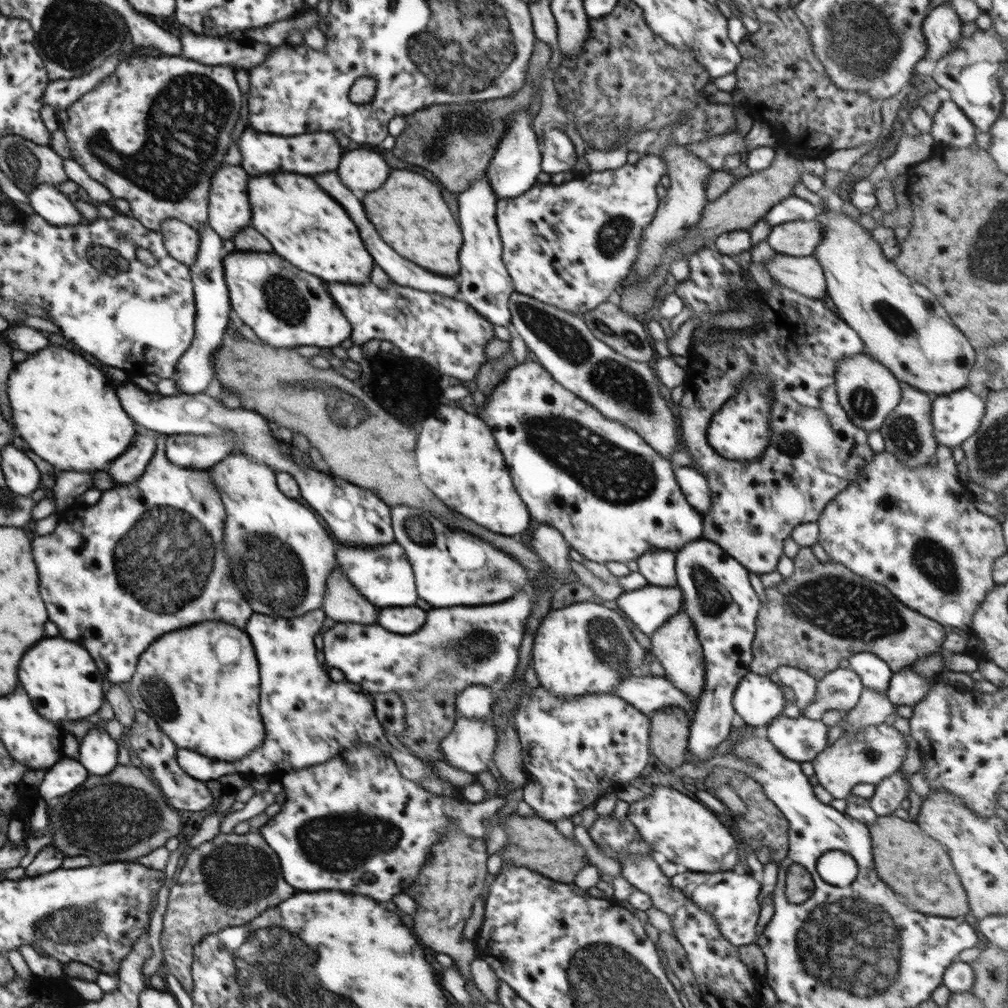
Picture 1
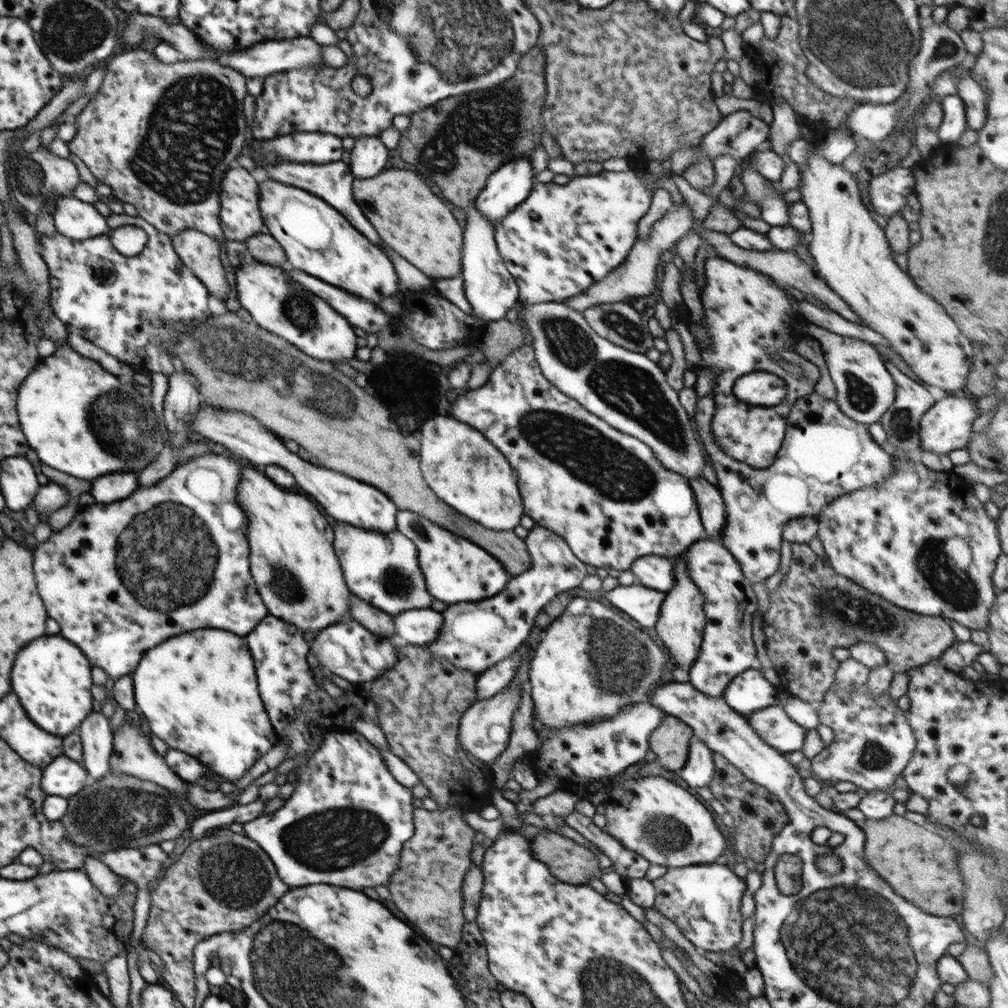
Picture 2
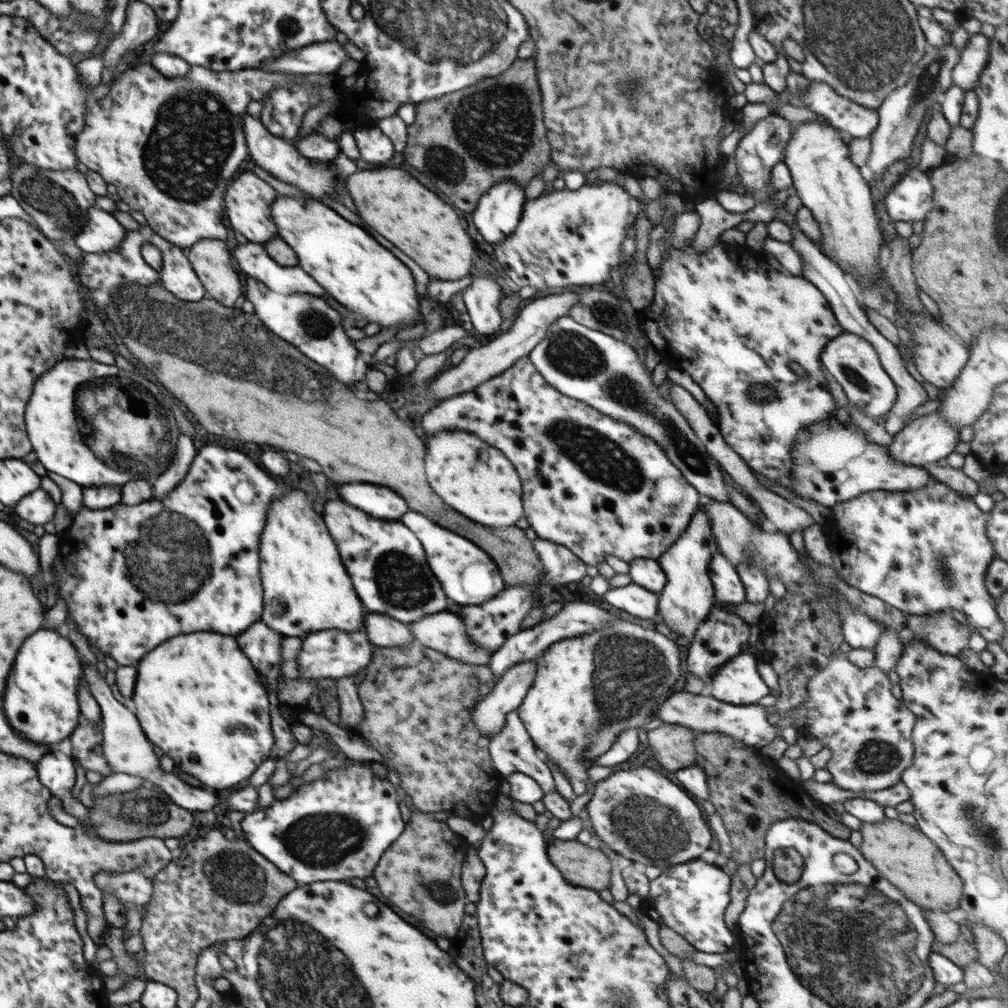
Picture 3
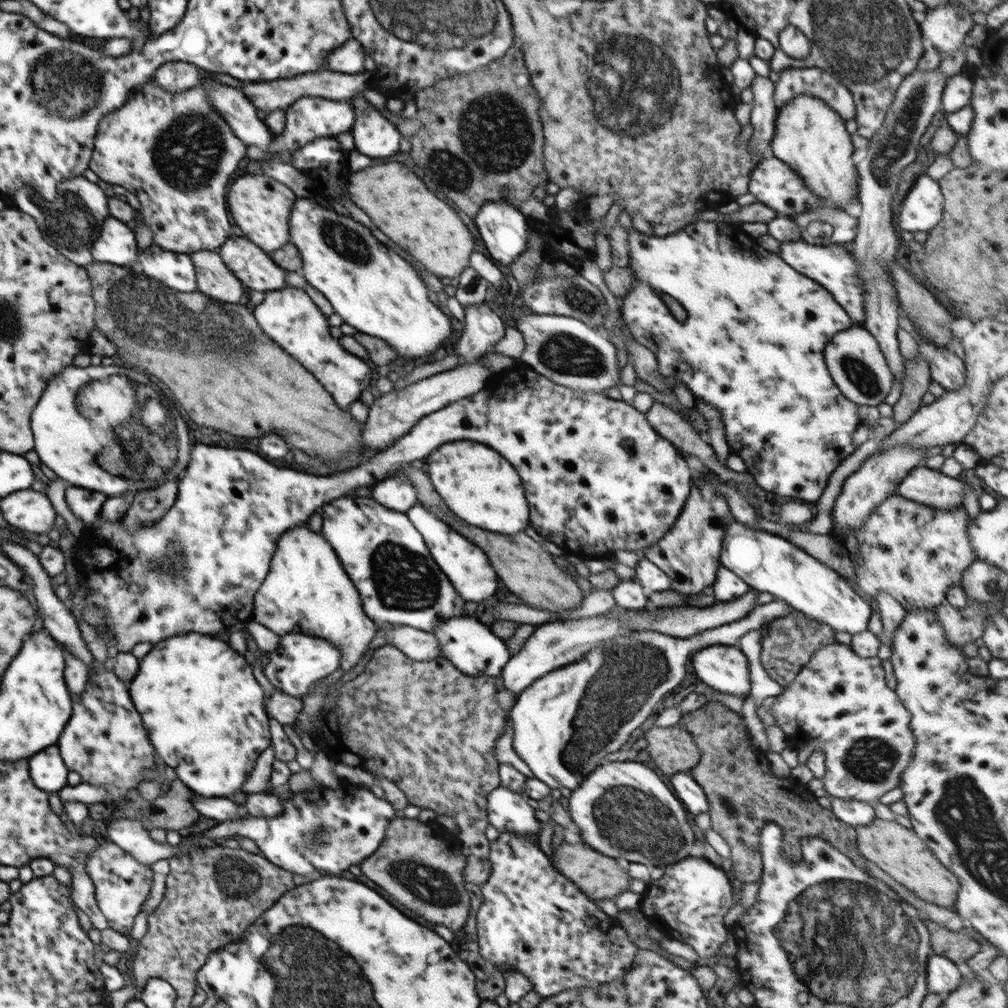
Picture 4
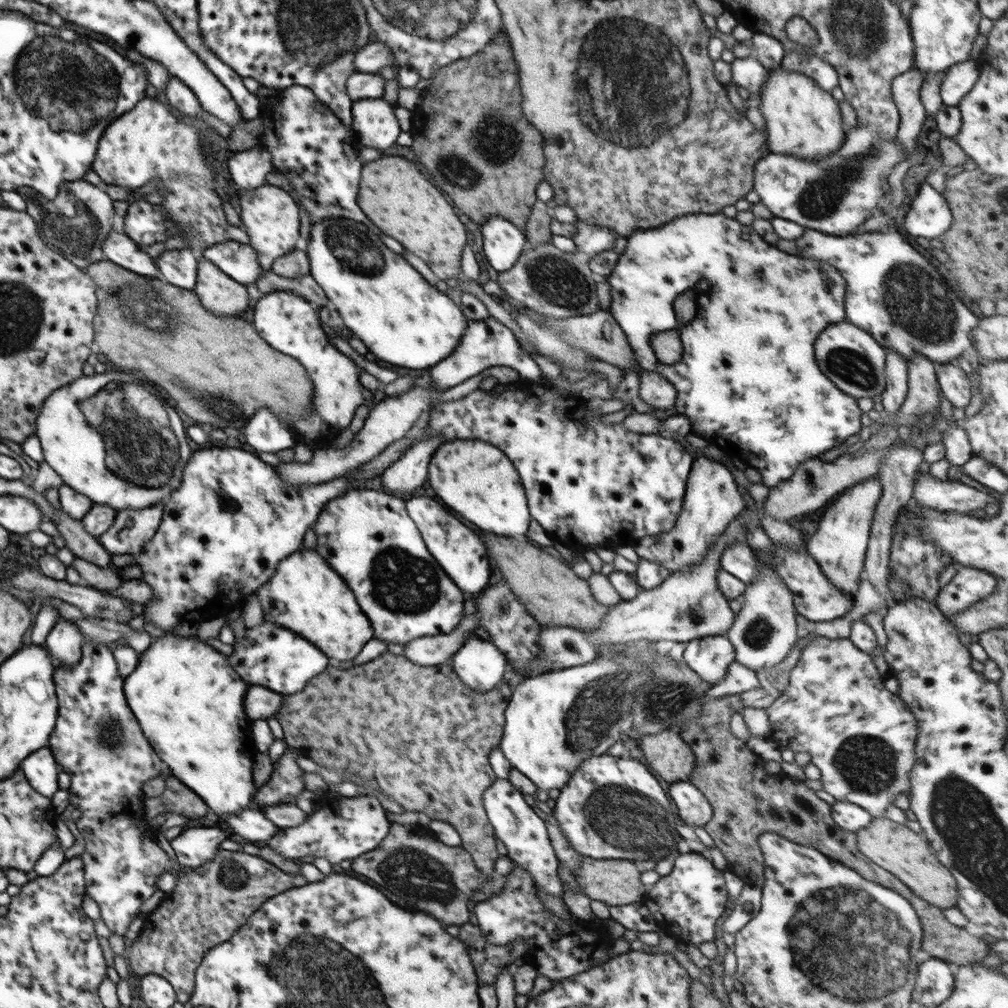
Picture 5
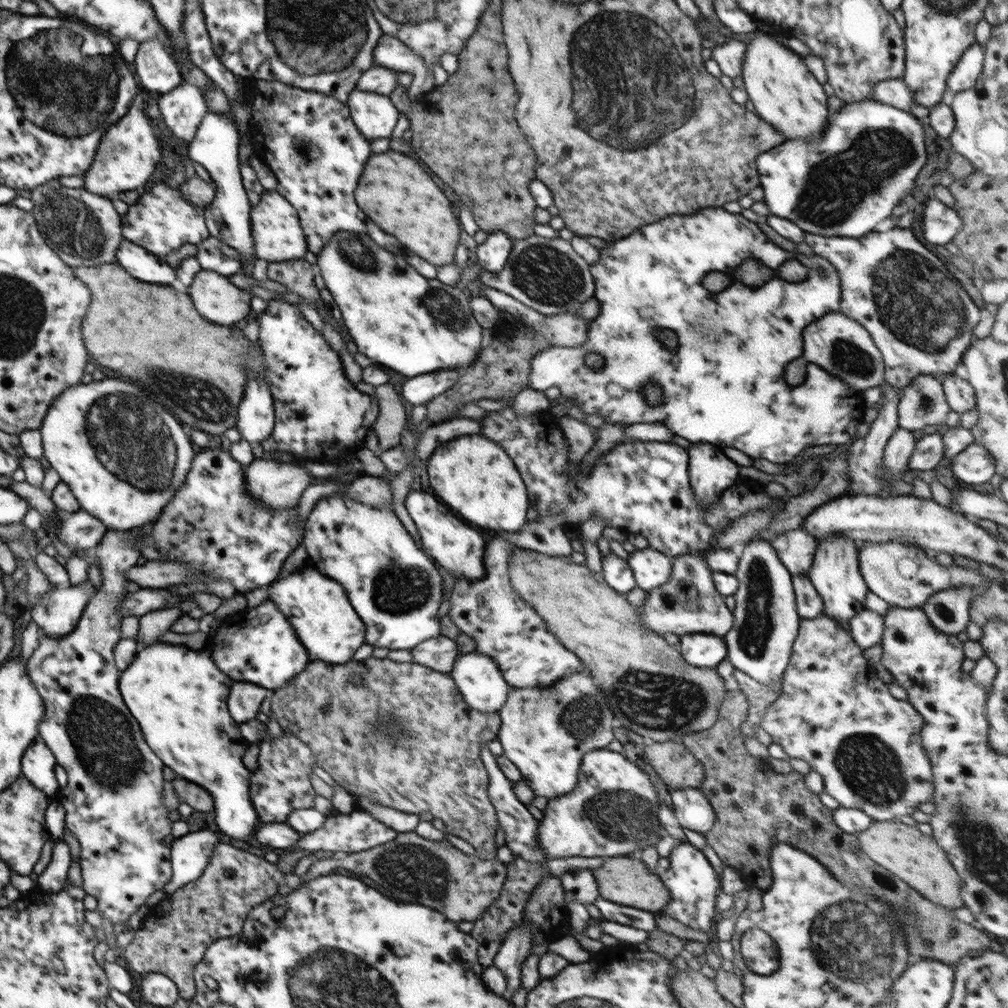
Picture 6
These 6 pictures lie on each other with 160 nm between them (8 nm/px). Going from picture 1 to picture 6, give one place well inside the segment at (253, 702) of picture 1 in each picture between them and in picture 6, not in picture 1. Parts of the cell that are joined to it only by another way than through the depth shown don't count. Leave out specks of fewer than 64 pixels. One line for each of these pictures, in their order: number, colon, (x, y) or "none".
2: (223, 722)
3: (213, 720)
4: (205, 713)
5: (189, 701)
6: (178, 695)

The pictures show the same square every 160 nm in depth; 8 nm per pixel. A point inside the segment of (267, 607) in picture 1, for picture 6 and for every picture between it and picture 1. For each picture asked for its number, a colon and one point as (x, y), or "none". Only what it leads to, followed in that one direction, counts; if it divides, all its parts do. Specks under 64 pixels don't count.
2: (293, 564)
3: (306, 588)
4: (307, 590)
5: (306, 595)
6: (317, 607)

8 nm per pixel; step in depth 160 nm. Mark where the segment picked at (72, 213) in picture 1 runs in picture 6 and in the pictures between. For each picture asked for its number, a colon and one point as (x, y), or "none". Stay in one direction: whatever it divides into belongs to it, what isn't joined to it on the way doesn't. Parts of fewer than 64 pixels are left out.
2: (73, 218)
3: (103, 232)
4: (116, 244)
5: (119, 249)
6: (145, 266)

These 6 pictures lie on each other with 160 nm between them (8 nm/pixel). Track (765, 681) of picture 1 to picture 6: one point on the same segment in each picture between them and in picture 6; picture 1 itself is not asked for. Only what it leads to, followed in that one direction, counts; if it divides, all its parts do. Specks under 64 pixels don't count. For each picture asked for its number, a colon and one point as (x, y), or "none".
2: (750, 691)
3: (737, 682)
4: (724, 668)
5: (709, 656)
6: (702, 650)

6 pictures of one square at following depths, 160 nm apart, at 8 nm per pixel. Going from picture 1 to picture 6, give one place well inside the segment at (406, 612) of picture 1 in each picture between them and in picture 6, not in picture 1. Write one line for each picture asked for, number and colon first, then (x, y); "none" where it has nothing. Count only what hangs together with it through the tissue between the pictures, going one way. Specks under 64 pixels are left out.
2: (417, 626)
3: (444, 632)
4: (469, 644)
5: (480, 664)
6: (478, 677)

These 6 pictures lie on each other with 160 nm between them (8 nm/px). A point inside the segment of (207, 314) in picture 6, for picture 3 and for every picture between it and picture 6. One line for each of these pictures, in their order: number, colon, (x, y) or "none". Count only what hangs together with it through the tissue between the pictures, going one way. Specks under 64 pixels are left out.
3: (210, 258)
4: (214, 280)
5: (217, 292)

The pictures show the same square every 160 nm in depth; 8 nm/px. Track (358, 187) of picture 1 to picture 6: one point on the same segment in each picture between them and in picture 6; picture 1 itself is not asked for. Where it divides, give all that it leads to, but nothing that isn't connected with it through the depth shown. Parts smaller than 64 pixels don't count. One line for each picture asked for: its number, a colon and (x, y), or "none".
2: (369, 156)
3: (374, 147)
4: (375, 137)
5: (374, 125)
6: (374, 115)

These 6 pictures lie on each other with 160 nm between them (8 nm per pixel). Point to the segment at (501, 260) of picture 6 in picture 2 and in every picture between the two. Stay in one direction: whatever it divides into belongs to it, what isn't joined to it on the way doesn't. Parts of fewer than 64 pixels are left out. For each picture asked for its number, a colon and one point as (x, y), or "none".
2: (509, 185)
3: (499, 209)
4: (504, 229)
5: (503, 242)

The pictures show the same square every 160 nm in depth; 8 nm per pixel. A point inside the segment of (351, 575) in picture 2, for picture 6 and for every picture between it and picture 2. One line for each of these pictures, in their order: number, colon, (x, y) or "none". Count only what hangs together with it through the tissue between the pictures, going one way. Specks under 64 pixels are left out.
3: (388, 566)
4: (383, 553)
5: (366, 536)
6: (395, 589)

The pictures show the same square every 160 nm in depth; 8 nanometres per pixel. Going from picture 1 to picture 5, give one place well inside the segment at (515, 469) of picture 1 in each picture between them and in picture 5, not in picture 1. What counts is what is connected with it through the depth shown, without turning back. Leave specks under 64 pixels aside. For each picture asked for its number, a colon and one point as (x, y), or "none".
2: (604, 492)
3: (597, 486)
4: (597, 477)
5: (233, 519)

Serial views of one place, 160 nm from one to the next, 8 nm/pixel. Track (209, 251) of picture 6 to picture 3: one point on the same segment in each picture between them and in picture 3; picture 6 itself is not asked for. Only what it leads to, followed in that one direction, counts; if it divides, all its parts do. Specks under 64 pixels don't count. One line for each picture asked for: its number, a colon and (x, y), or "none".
3: (253, 260)
4: (254, 268)
5: (240, 261)

